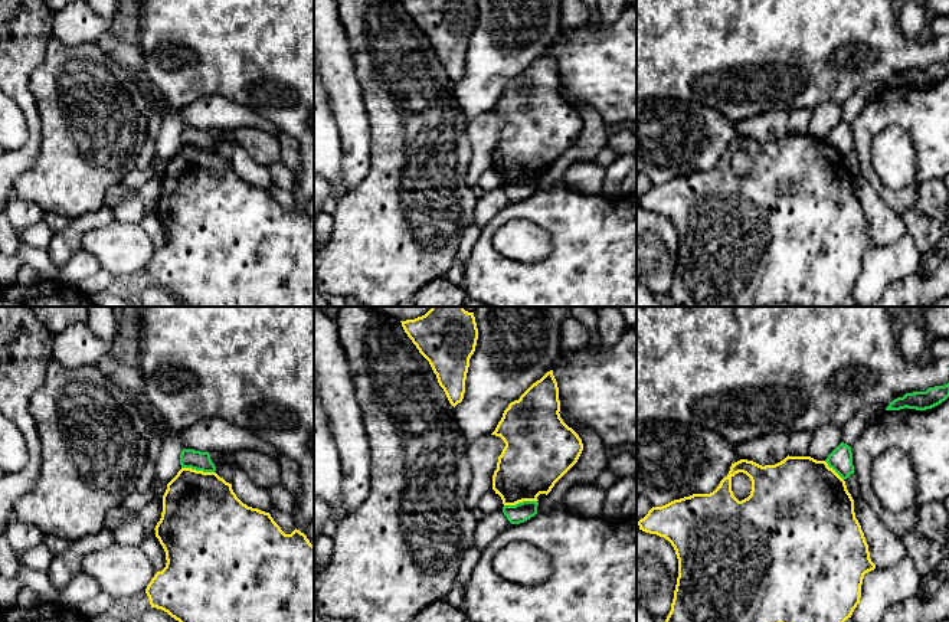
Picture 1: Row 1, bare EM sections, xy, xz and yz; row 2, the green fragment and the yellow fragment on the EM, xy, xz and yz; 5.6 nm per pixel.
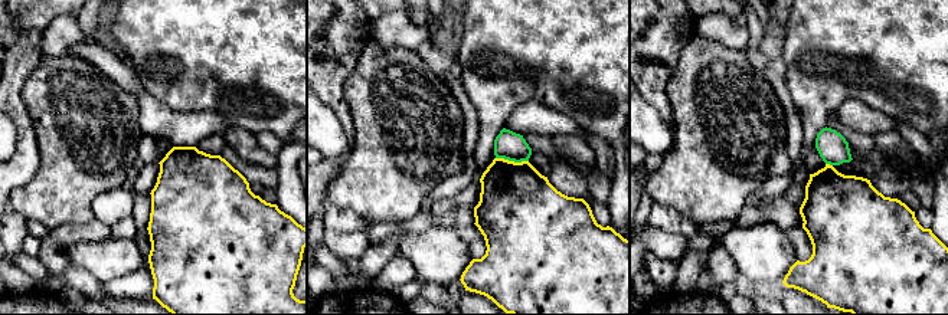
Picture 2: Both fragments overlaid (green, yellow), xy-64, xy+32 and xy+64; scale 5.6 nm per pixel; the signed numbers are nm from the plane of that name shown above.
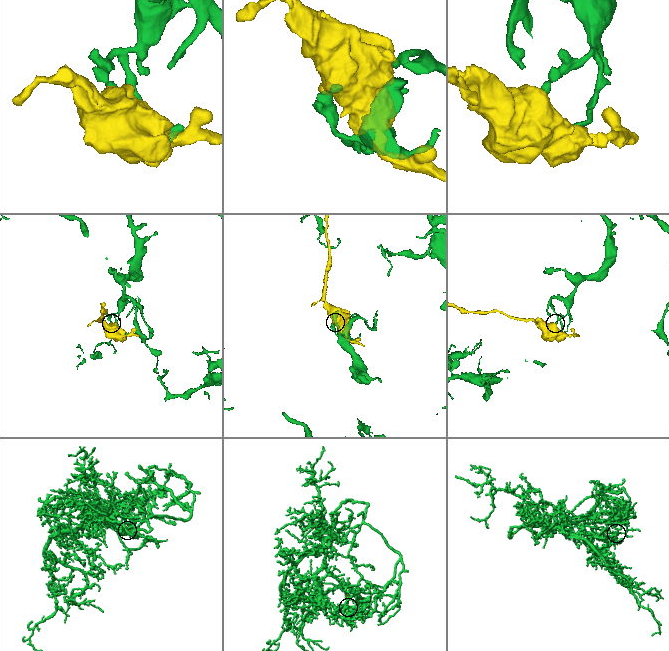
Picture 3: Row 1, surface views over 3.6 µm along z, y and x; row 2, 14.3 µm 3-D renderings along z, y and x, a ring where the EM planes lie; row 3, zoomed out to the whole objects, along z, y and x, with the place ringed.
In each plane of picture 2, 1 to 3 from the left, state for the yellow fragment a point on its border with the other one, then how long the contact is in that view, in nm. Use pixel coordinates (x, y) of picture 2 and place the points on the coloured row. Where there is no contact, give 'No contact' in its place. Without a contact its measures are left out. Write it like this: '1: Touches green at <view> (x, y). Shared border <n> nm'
1: No contact
2: Touches green at xy+32 (512, 160). Shared border 190 nm
3: Touches green at xy+64 (829, 163). Shared border 40 nm

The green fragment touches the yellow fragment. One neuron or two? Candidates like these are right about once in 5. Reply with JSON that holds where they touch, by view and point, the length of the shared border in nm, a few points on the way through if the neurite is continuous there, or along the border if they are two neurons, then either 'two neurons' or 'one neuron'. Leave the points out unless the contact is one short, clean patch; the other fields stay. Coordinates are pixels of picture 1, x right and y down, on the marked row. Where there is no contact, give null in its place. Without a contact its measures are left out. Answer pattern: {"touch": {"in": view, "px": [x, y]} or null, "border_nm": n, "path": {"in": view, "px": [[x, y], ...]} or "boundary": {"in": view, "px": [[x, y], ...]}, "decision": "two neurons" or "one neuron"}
{"touch": {"in": "xy", "px": [198, 470]}, "border_nm": 190, "decision": "two neurons"}

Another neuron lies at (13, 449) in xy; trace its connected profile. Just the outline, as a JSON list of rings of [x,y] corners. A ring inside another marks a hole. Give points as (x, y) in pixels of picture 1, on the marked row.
[[[0,412],[0,469],[4,474],[13,474],[23,469],[27,461],[29,451],[23,435],[17,426]]]

